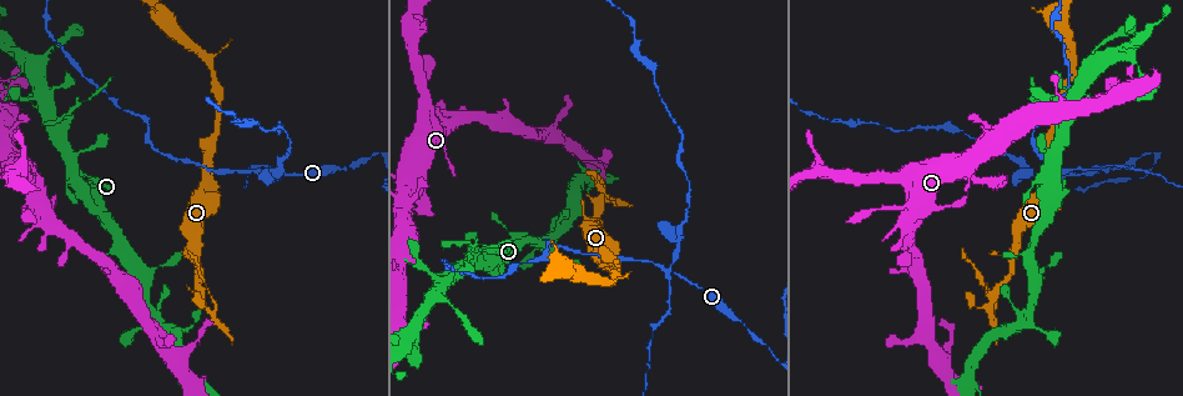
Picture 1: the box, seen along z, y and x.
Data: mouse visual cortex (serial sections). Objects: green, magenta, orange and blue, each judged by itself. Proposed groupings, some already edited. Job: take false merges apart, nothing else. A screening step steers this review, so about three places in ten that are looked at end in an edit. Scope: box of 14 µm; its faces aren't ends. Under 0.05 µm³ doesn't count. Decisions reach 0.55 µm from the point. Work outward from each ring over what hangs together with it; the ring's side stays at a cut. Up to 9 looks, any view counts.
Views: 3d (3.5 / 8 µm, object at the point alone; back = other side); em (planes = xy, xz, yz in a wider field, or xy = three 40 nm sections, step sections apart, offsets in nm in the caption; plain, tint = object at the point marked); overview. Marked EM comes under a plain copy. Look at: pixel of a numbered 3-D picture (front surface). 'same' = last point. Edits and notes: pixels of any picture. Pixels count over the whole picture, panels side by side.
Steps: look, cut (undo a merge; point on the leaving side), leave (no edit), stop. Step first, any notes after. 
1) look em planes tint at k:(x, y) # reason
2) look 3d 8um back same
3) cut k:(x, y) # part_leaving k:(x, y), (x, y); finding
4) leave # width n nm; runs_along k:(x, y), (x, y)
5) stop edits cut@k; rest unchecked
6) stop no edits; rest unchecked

look 3d 8um at 1:(671, 268) # looks like a crossing

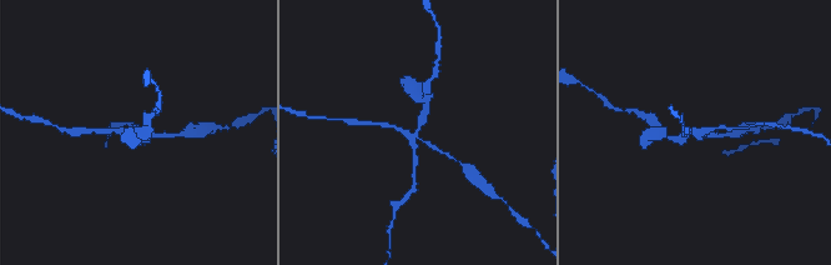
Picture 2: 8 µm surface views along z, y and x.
look em xy step 3 tint at 2:(416, 134)

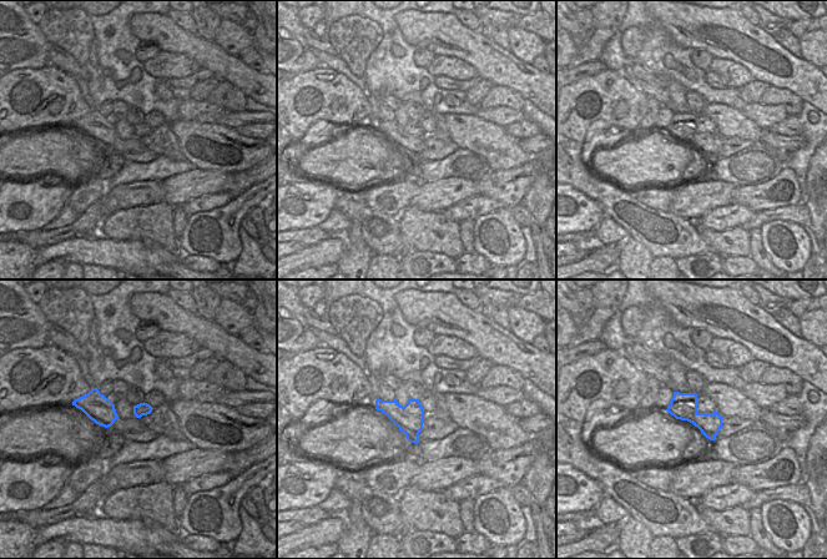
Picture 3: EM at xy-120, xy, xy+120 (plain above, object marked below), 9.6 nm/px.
cut 2:(426, 110) # arms 4; arm_widths 150, 150, 150, 250 nm; part_leaving 2:(416, 133), (423, 119), (428, 89); a second cell is stuck on

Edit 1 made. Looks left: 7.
look 3d 3.5um at 1:(990, 303) # abrupt turn

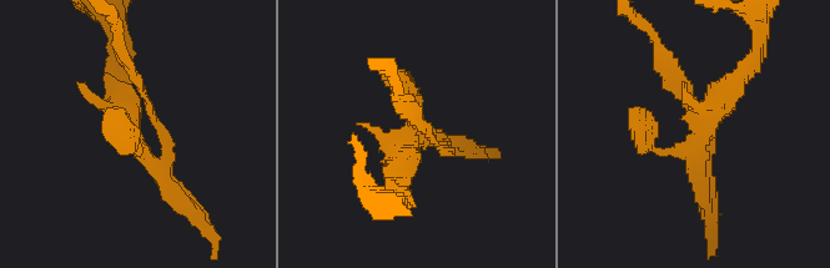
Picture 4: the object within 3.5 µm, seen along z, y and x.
look em xy step 1 tint at 4:(701, 144) # now the EM

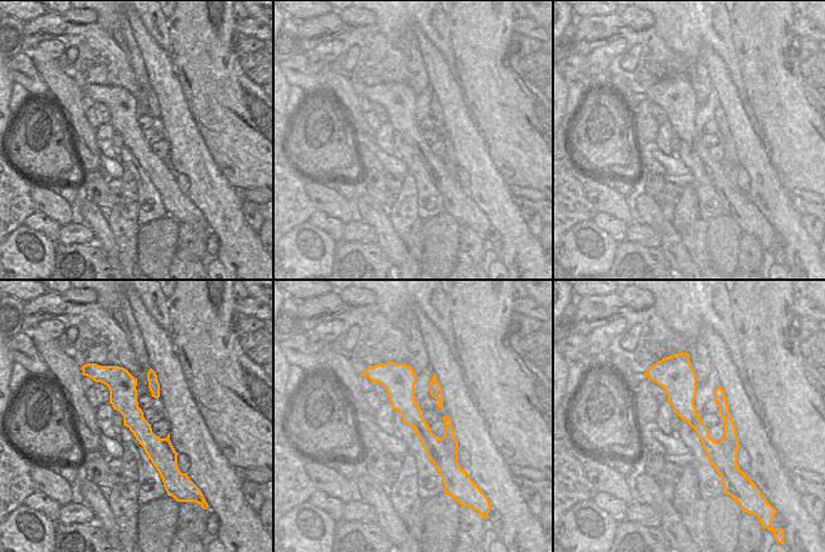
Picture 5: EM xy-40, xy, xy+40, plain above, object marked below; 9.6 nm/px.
look em planes tint same # another direction

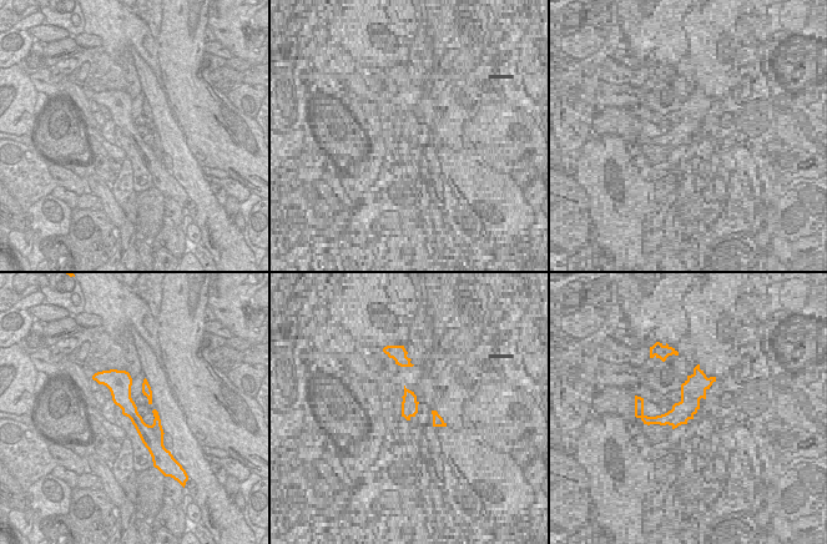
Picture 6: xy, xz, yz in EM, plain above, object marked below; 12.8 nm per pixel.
leave # runs_along 4:(744, 77), (699, 120); continuous, no second cell

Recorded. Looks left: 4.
look 3d 3.5um at 2:(259, 113) # sharp bend

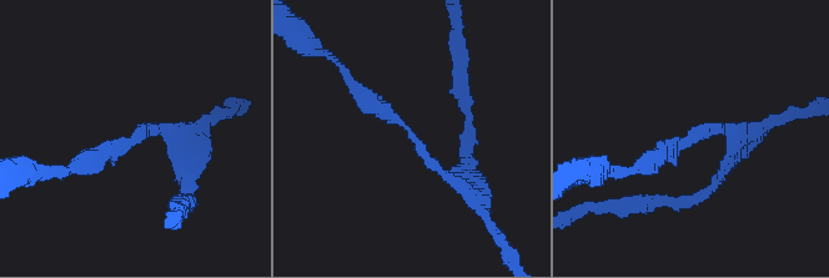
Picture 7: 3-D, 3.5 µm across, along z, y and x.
look em xy step 1 tint at 7:(132, 138) # arm_widths 150, 250 nm

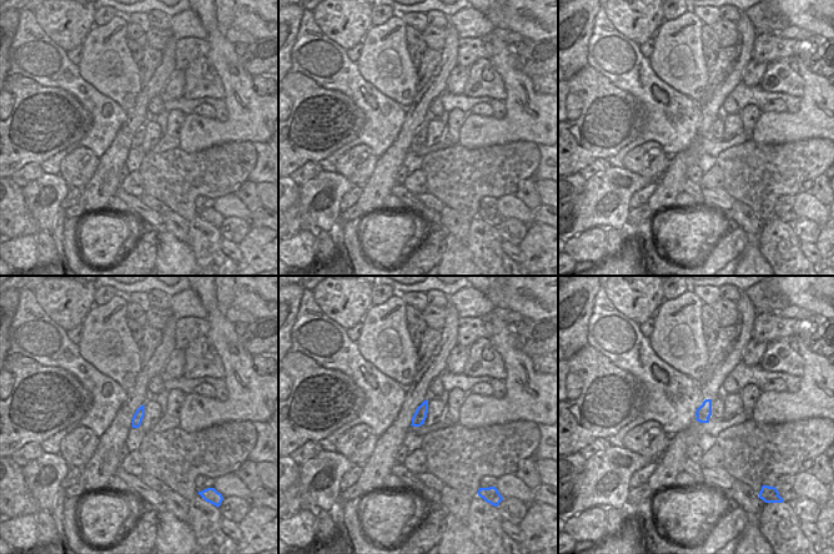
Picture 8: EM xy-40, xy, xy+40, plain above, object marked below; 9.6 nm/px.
leave # continuous, no second cell

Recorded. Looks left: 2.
look 3d 3.5um at 1:(472, 250) # sharp bend

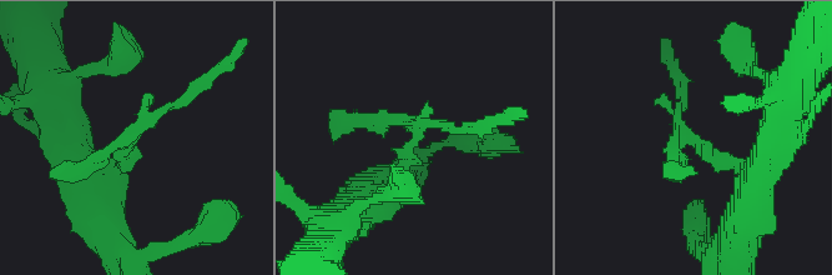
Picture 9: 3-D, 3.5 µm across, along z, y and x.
look em xy step 2 tint at 9:(415, 141)

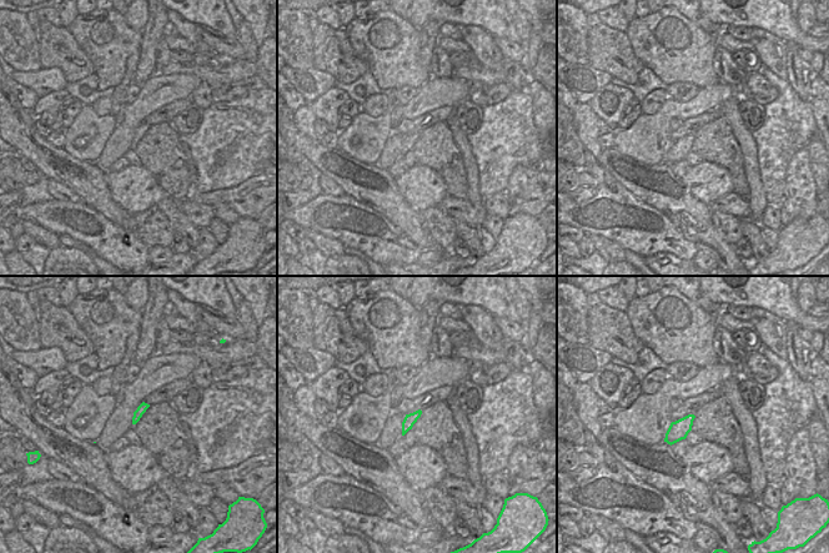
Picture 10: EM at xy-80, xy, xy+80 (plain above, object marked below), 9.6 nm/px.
leave # runs_along 9:(387, 198), (413, 126), (352, 124); all the same cell

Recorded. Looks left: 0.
stop edits cut@2; rest unchecked

